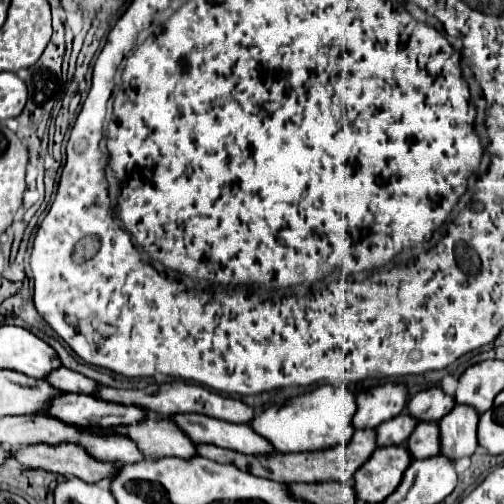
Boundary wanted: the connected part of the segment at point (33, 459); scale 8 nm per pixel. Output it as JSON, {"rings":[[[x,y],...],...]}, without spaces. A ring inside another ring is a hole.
{"rings":[[[29,445],[13,451],[13,459],[27,469],[73,475],[87,483],[111,479],[117,473],[117,465],[109,465],[109,461],[93,461],[81,445]]]}

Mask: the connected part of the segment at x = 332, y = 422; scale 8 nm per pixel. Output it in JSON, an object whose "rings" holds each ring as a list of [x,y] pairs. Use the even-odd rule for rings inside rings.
{"rings":[[[321,385],[309,393],[297,395],[285,401],[281,407],[269,407],[249,425],[263,435],[277,451],[283,453],[305,453],[305,451],[323,451],[337,445],[345,445],[353,429],[353,413],[357,411],[355,395],[347,387]]]}

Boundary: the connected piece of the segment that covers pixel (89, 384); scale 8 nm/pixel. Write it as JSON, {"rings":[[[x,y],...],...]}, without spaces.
{"rings":[[[53,369],[53,373],[49,373],[49,377],[45,377],[45,381],[49,381],[49,385],[53,385],[55,389],[61,389],[63,393],[87,393],[91,395],[97,387],[95,381],[83,377],[81,373],[75,373],[71,369]]]}

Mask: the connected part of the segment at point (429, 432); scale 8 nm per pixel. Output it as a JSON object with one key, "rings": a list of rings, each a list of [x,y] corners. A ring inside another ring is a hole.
{"rings":[[[421,421],[407,439],[407,447],[413,459],[425,459],[437,455],[441,451],[437,421]]]}

